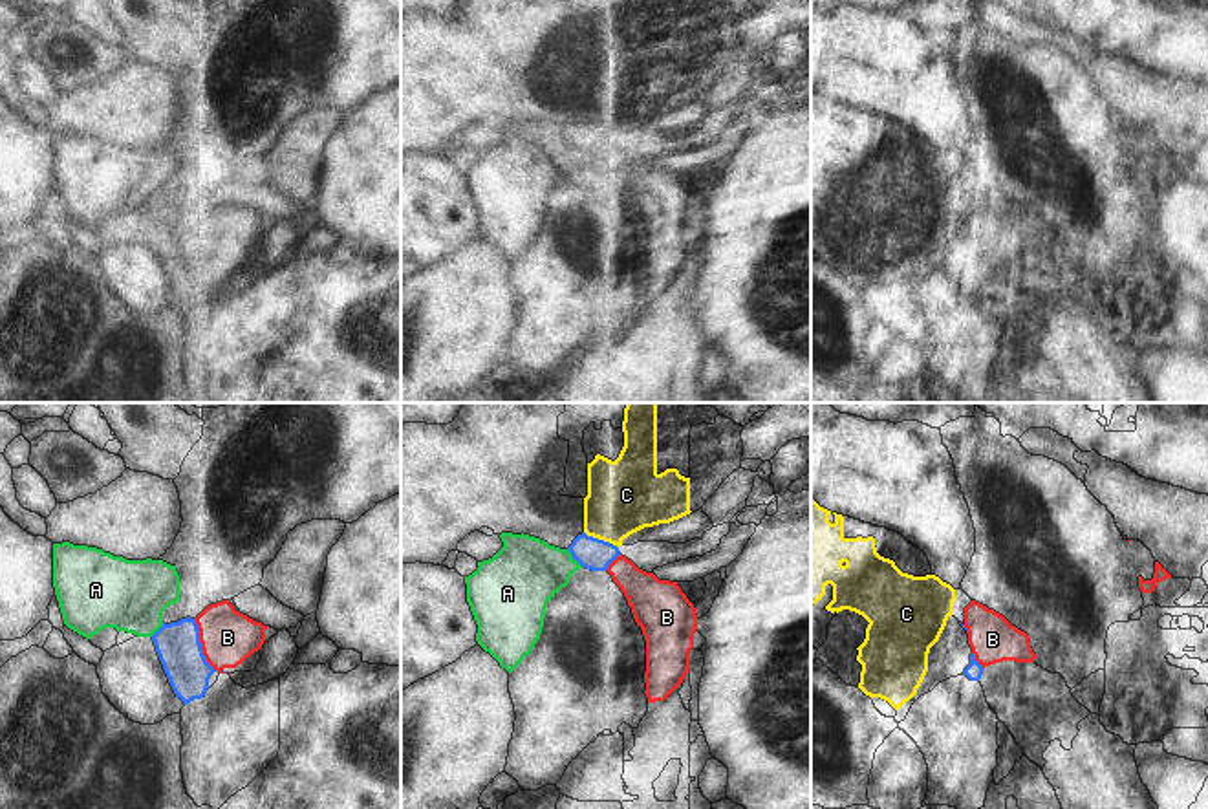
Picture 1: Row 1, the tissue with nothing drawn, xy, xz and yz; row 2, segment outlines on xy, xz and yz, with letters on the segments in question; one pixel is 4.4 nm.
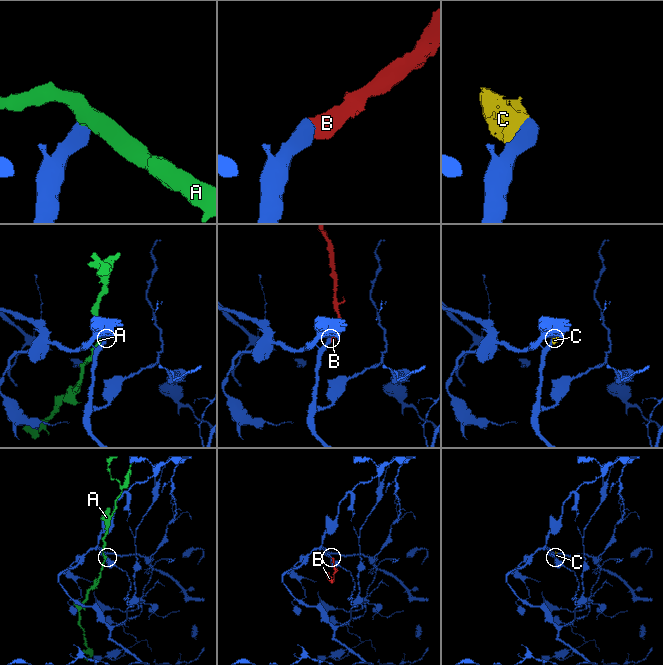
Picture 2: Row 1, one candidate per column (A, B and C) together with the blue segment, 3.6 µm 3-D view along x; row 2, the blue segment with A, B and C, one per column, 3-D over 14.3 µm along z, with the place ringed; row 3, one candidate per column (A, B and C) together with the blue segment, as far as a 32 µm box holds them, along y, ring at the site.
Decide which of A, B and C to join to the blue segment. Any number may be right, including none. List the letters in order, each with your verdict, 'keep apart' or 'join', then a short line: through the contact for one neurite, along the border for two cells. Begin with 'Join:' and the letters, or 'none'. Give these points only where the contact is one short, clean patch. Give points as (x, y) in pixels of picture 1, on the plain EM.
Join: B
A: keep apart | xz (566, 140), (582, 156)
B: join
C: keep apart

